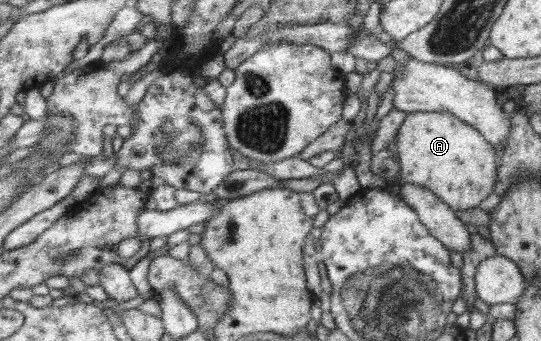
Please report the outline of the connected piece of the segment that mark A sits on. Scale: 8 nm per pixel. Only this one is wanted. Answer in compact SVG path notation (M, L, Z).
M412 112L407 113L403 122L399 125L396 132L396 159L399 161L400 171L397 173L396 178L390 178L387 180L387 184L391 182L399 183L413 183L422 186L432 192L441 202L444 202L451 210L454 211L466 211L467 209L477 207L479 202L483 200L489 192L492 191L492 186L494 185L496 179L496 154L495 148L493 148L477 130L469 125L466 125L462 120L459 120L456 116L453 116L450 112Z

